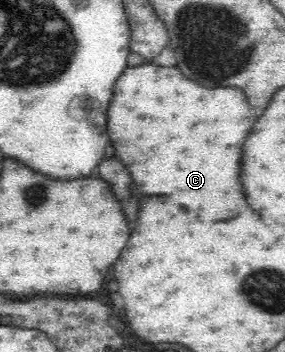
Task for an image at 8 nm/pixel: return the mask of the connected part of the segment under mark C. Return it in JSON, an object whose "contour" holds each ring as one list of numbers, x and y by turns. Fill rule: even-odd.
{"contour":[[143,64,143,66,137,66,137,68,127,68,117,86,115,86,115,92,113,92,113,100,111,100,111,106,109,106,109,136,115,146,115,154,117,158,129,168,131,172,131,178,135,180,137,188,141,194,147,194,147,196,175,196,179,194,179,202,183,202,183,206,189,210,189,212,195,212,199,218,203,220,229,220,229,218,235,218,235,214,239,212,239,200,243,200,243,186,241,186,241,180,239,180,239,170,241,170,241,148,243,148,243,142,245,138,251,134,251,128,255,124,255,120,259,118,257,112,253,112,253,108,247,104,247,98,245,94,239,90,239,88,205,88,205,86,199,86,195,82,191,82,189,78,185,78,177,68,161,68,161,66,155,66,155,64]]}

